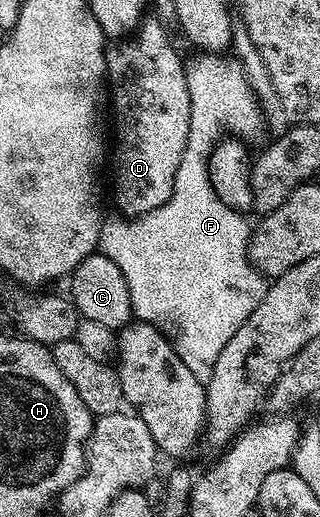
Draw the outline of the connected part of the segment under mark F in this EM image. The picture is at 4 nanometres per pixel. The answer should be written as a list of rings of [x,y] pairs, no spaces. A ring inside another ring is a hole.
[[[219,54],[196,56],[185,67],[188,94],[191,96],[191,126],[188,128],[187,148],[175,174],[172,194],[167,204],[139,218],[126,220],[117,216],[114,222],[106,221],[101,228],[99,250],[115,260],[119,272],[123,272],[123,280],[127,280],[127,288],[131,292],[133,318],[160,328],[177,349],[179,360],[191,368],[195,380],[208,384],[211,372],[215,372],[215,360],[219,360],[219,352],[227,348],[227,340],[235,336],[247,316],[259,308],[267,289],[265,275],[249,262],[250,223],[245,223],[241,219],[244,217],[224,204],[214,191],[209,174],[209,156],[224,136],[238,134],[248,138],[255,135],[261,114],[253,87],[249,85],[241,64],[233,60],[229,62]]]

